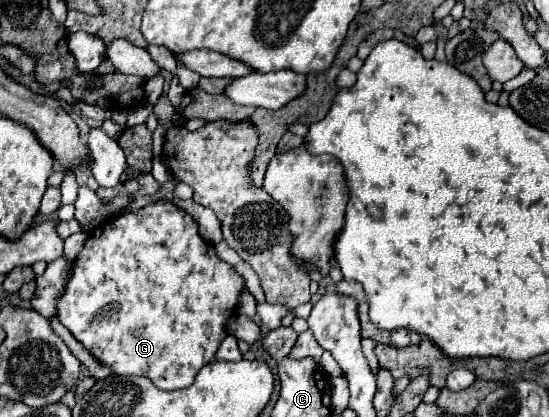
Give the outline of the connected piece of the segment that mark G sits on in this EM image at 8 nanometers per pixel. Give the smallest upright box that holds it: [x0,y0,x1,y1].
[58,201,244,391]

